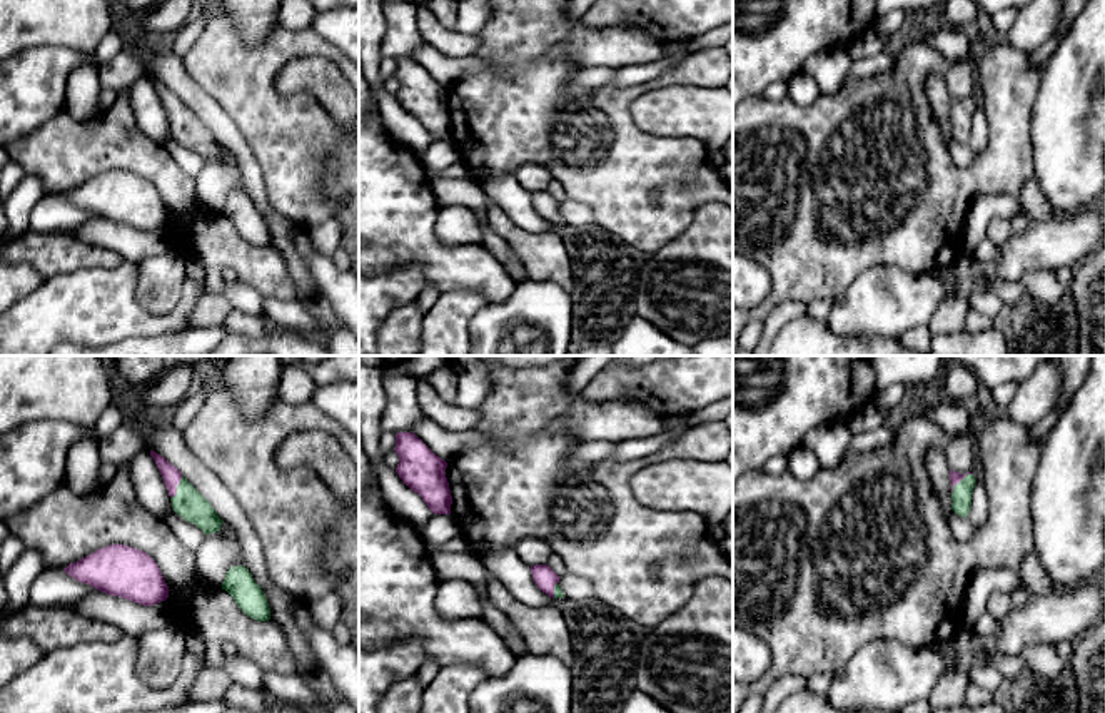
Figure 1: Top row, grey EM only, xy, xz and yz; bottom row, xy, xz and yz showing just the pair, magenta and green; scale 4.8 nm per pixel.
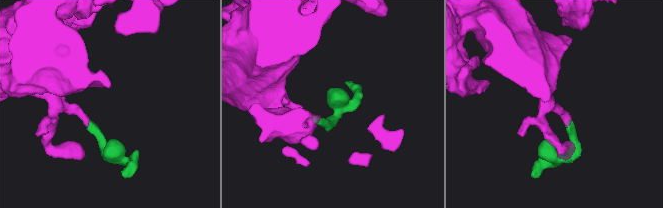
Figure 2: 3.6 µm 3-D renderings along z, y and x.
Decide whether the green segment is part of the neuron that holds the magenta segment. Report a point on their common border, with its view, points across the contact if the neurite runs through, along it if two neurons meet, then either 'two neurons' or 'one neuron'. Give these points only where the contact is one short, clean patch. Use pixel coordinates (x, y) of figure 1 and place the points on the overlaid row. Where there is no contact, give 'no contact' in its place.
yz (958, 481) | across yz (955, 478), (958, 481), (962, 493) | one neuron

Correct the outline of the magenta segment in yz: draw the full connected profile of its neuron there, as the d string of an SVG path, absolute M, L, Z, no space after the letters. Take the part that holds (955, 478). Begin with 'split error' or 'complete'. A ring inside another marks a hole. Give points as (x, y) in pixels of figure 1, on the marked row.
split error | M950 471L950 481L951 481L951 509L958 514L966 518L971 506L971 494L975 488L975 476L973 473L960 474L955 471Z

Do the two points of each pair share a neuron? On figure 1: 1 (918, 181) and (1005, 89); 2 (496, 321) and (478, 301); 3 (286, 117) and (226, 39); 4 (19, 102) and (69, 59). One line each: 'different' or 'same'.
1: same
2: different
3: same
4: same

